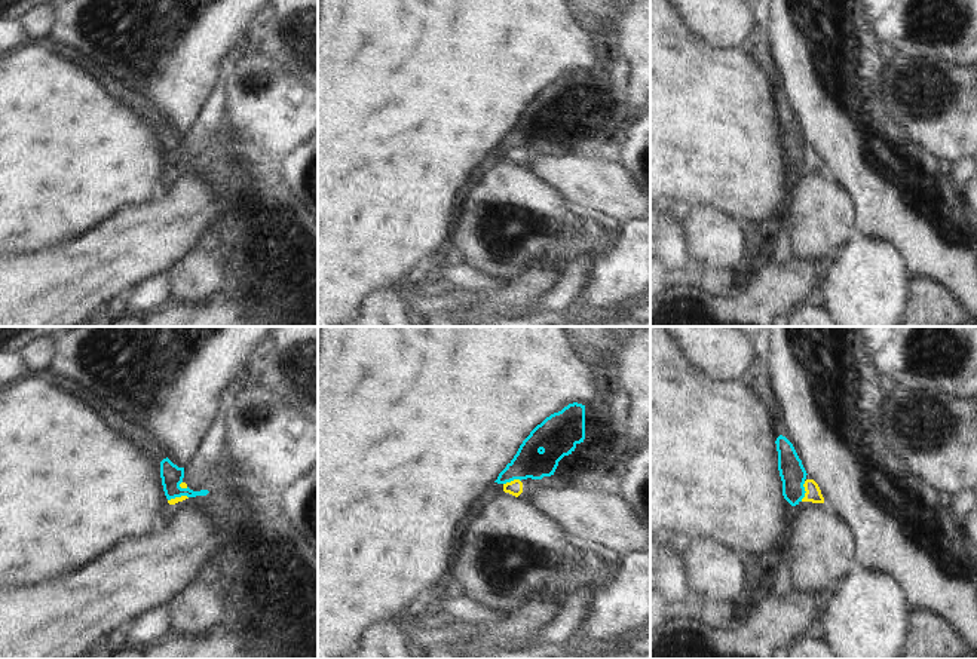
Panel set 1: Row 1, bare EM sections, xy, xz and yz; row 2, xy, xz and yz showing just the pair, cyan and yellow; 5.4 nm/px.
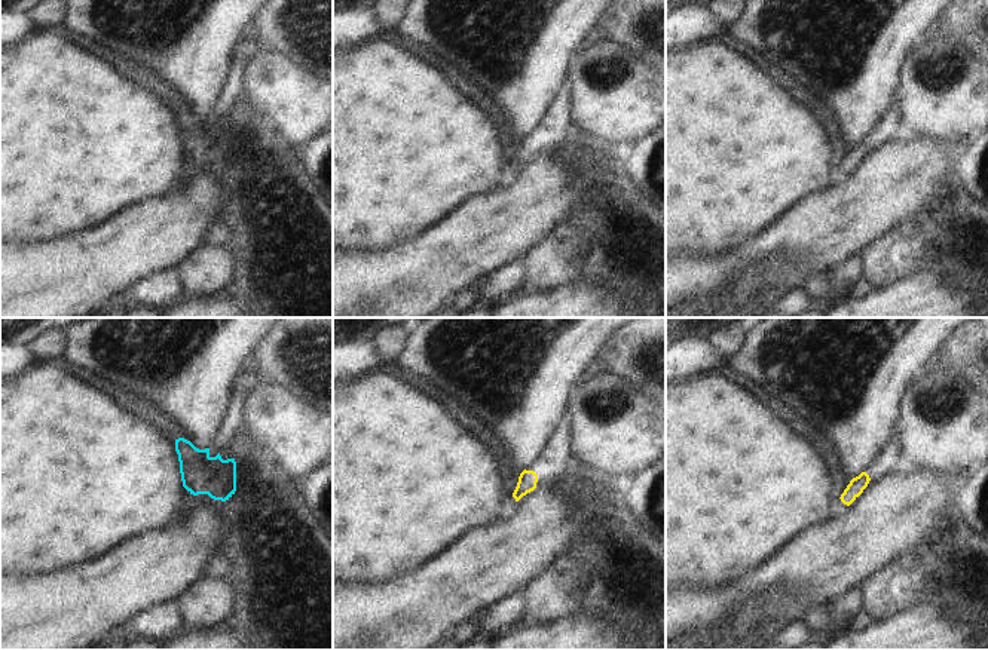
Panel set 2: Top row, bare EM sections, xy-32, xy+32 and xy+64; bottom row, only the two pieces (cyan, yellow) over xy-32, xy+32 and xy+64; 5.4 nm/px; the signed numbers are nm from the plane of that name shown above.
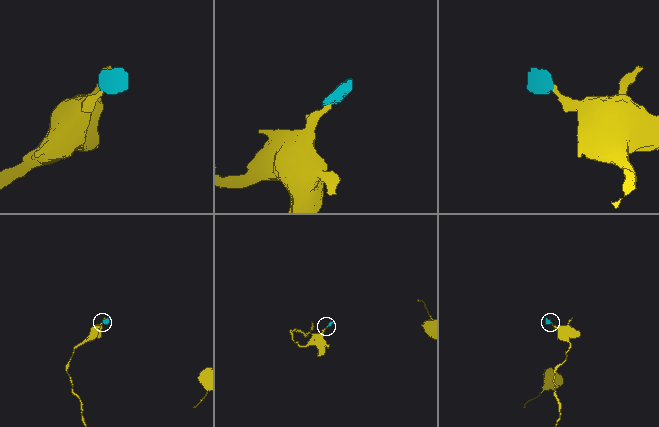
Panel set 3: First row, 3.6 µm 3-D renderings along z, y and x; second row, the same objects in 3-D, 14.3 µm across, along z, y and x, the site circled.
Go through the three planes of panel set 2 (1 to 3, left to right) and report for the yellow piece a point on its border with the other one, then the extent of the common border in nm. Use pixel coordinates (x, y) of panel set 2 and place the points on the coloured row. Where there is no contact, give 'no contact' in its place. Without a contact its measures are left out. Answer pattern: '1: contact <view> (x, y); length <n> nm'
1: no contact
2: no contact
3: no contact

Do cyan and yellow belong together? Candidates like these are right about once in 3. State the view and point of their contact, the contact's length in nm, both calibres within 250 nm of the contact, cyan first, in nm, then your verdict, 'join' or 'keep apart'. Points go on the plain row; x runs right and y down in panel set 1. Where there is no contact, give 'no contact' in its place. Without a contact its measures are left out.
meets cyan in yz at (805, 159); contact 110 nm long; 140 nm thick on the cyan side, 80 nm on the other; keep apart

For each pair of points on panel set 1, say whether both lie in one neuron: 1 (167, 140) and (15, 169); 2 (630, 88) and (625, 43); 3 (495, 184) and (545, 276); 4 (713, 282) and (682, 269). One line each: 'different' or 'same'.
1: same
2: same
3: different
4: same

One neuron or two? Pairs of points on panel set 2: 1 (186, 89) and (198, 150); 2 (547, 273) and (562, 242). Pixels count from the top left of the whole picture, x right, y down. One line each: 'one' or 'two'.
1: two
2: one

